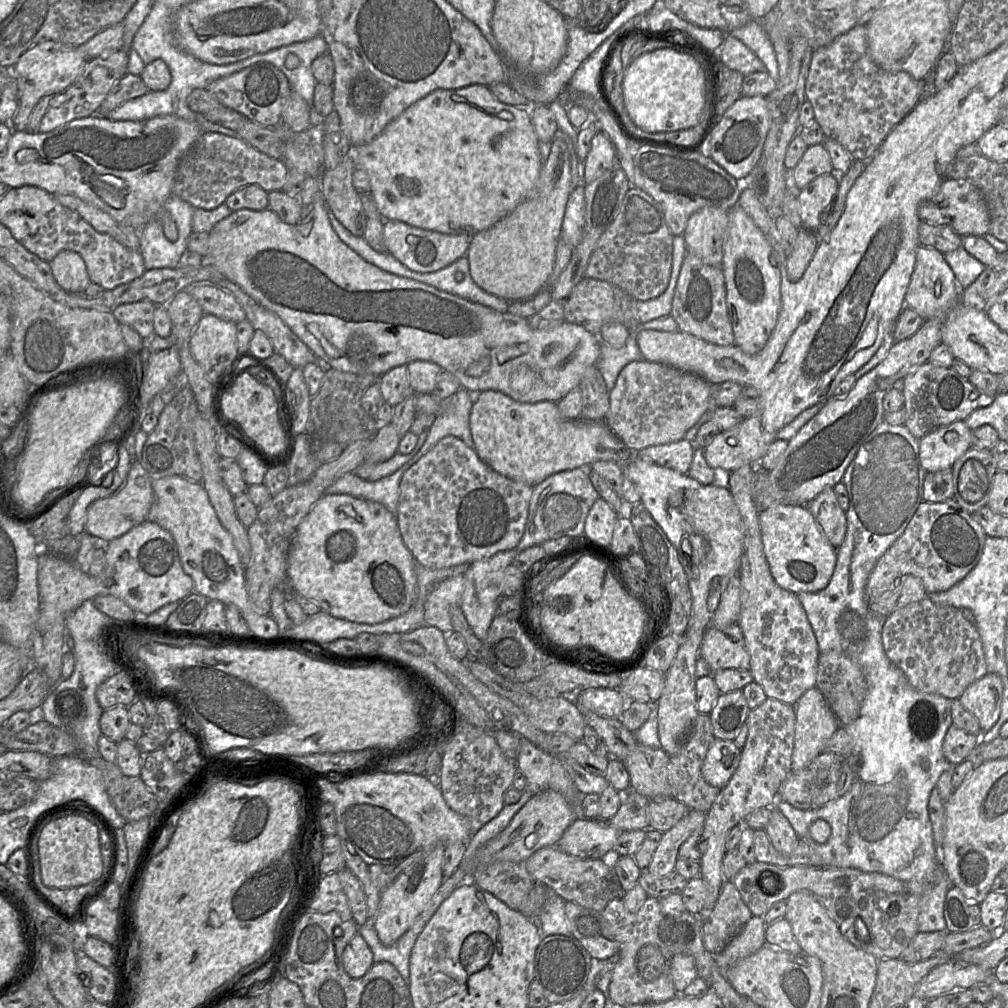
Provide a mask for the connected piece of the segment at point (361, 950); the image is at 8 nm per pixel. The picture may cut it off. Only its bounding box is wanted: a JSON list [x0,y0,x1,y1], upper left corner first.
[342,933,374,978]

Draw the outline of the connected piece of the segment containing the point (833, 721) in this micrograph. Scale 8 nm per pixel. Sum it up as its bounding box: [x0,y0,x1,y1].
[791,689,840,771]

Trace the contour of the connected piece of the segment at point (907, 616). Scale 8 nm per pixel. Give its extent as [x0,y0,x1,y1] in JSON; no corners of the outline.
[882,596,987,699]

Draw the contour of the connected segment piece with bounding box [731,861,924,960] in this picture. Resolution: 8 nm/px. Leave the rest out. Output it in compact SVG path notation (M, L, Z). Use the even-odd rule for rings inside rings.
M758 861L747 864L731 881L752 915L755 916L764 916L775 903L787 901L794 892L810 893L823 905L846 939L878 960L900 958L911 939L919 932L918 915L924 886L917 881L904 882L888 875L863 872L855 868L780 867Z

